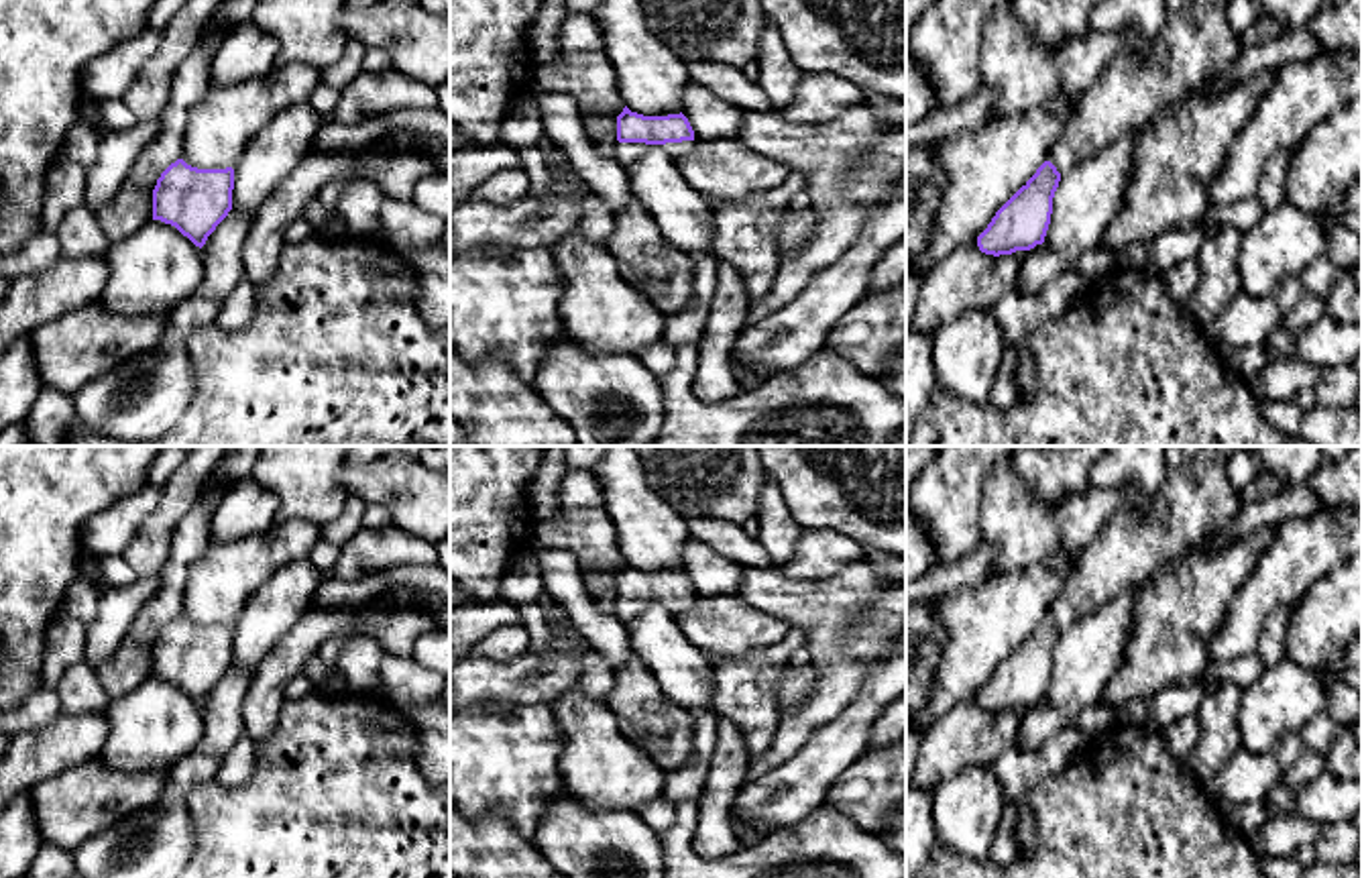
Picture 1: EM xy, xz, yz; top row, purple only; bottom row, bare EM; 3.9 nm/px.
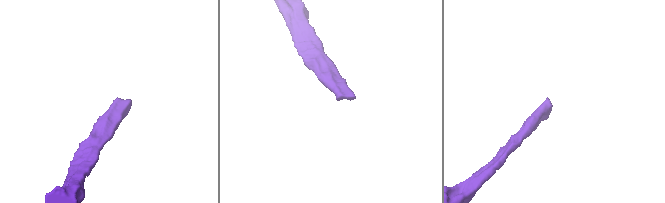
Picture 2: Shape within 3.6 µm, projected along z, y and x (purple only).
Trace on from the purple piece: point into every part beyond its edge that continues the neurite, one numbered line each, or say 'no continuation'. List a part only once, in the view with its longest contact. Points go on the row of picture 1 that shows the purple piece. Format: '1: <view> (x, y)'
1: xz (676, 149)

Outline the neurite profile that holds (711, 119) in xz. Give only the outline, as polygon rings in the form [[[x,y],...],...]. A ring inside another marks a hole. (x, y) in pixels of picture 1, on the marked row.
[[[688,84],[682,92],[682,114],[688,118],[694,141],[737,141],[745,112],[702,86]]]

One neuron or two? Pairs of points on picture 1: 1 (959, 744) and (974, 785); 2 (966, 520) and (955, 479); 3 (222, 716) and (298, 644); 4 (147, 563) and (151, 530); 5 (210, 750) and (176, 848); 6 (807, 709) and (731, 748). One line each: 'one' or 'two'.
1: two
2: one
3: two
4: one
5: one
6: two

